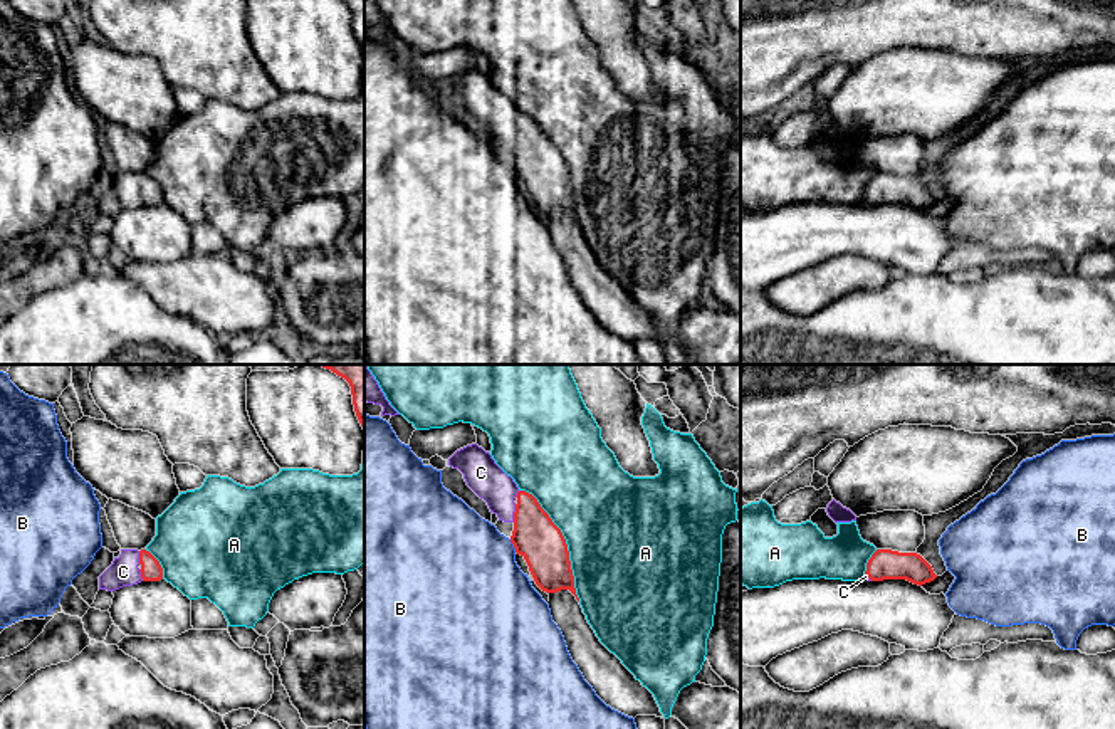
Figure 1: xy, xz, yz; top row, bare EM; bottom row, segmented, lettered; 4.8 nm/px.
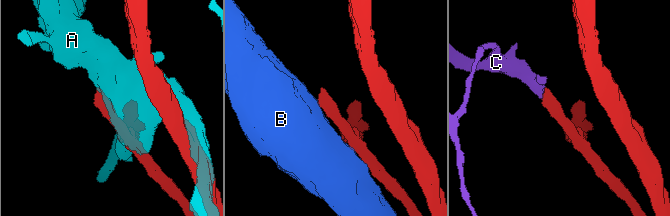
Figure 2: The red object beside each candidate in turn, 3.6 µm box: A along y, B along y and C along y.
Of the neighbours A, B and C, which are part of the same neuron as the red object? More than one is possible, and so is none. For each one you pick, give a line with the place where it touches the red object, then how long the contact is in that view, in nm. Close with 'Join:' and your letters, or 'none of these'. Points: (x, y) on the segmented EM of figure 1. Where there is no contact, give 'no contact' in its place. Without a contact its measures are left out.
C: meets red in xz at (514, 513); contact 90 nm long
Join: C

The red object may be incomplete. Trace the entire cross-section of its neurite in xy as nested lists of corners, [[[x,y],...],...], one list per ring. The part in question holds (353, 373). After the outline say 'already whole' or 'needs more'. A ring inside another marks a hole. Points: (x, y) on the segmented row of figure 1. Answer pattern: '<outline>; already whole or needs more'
[[[316,364],[331,370],[351,386],[356,417],[364,430],[364,364]]]; already whole

